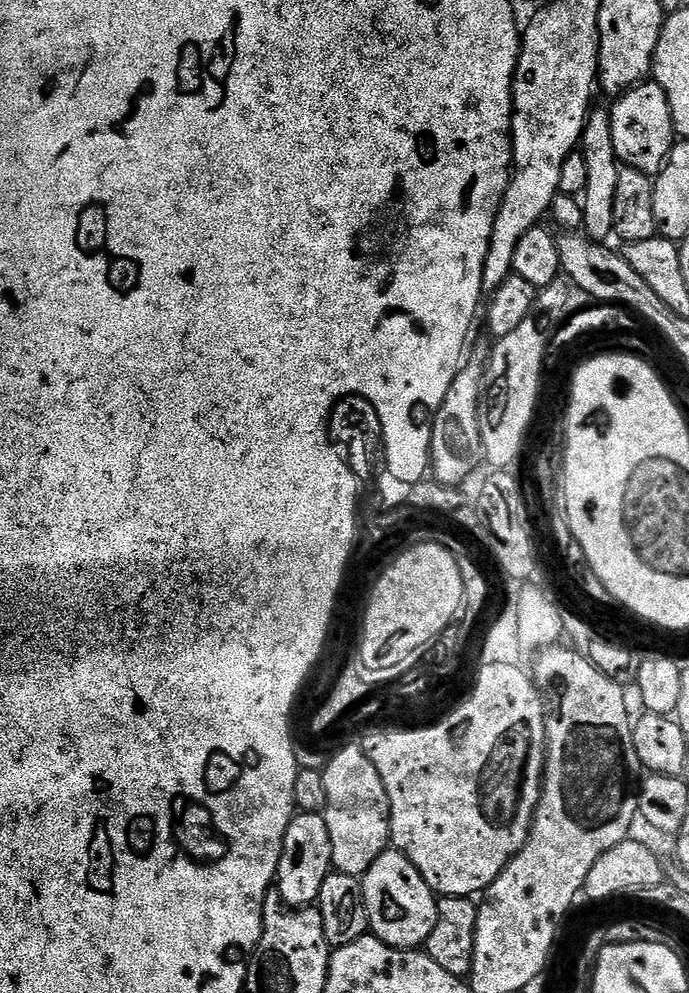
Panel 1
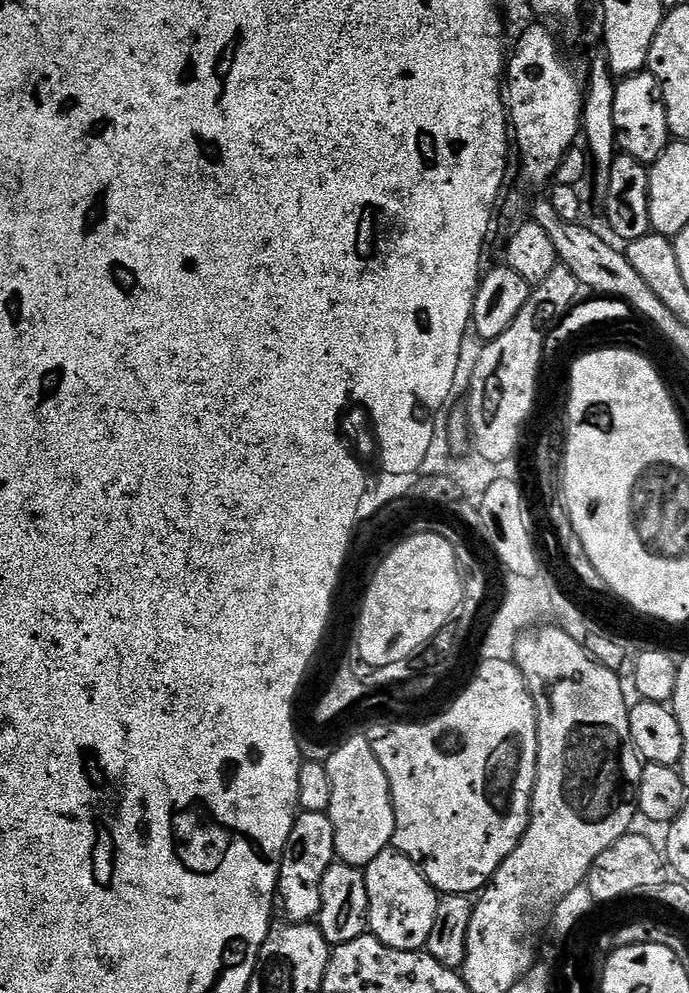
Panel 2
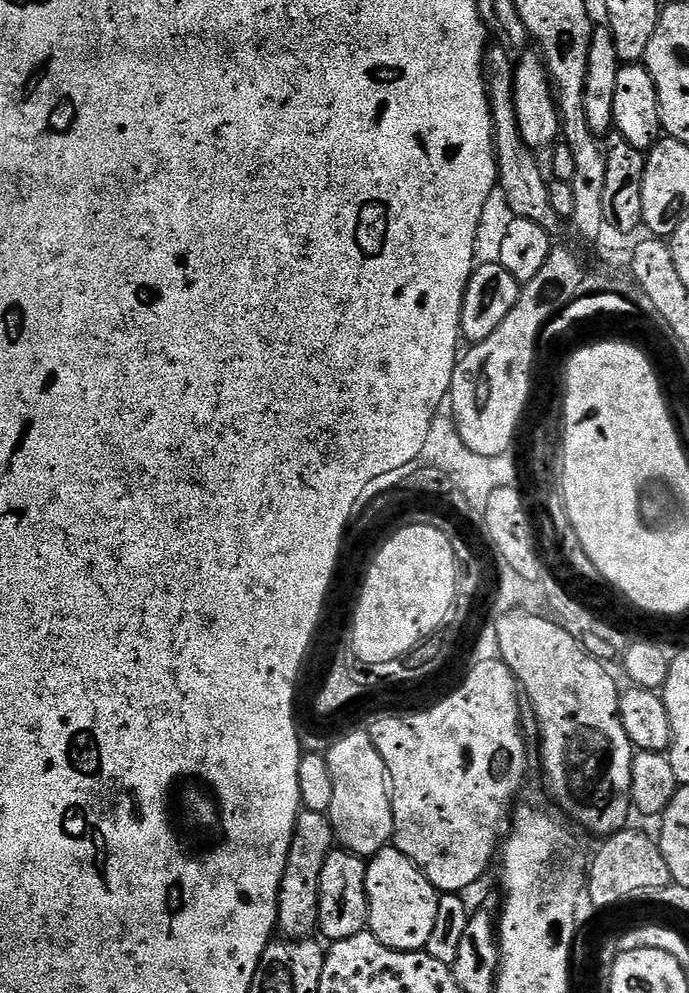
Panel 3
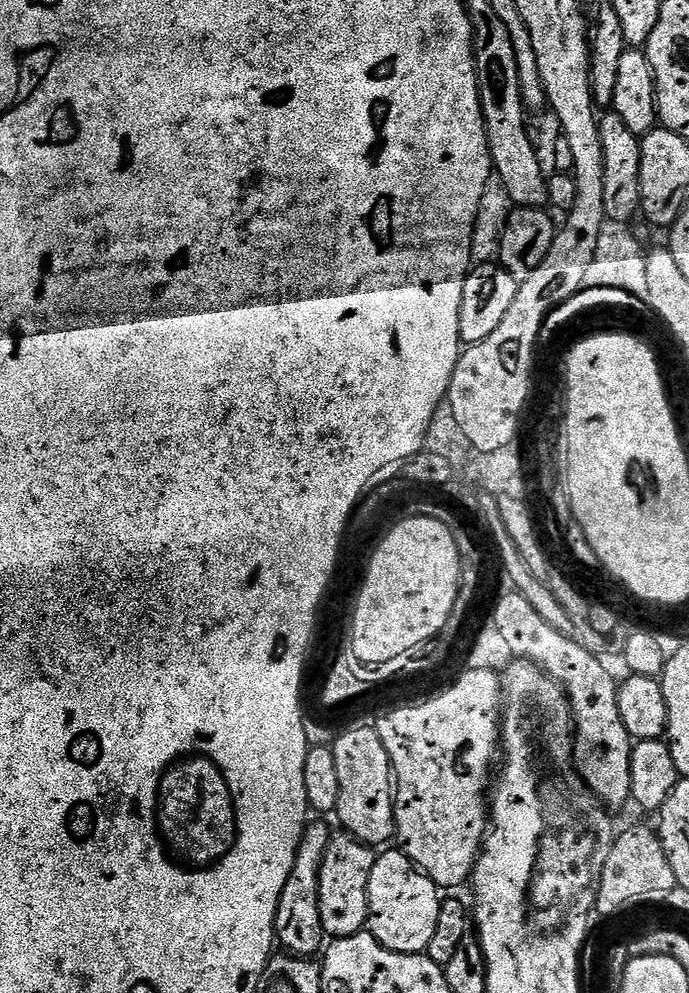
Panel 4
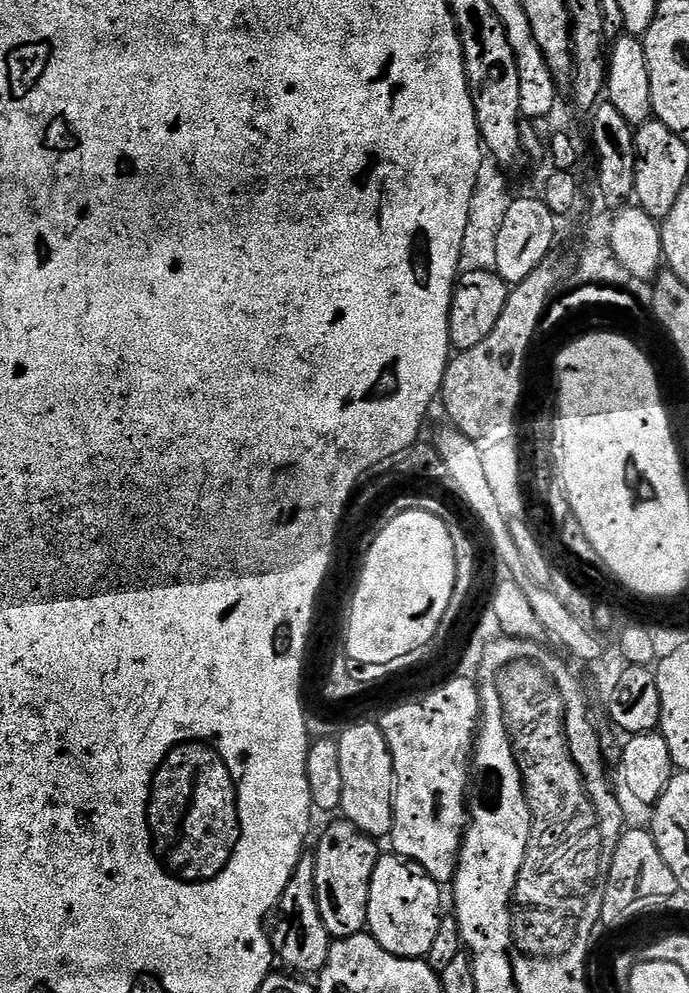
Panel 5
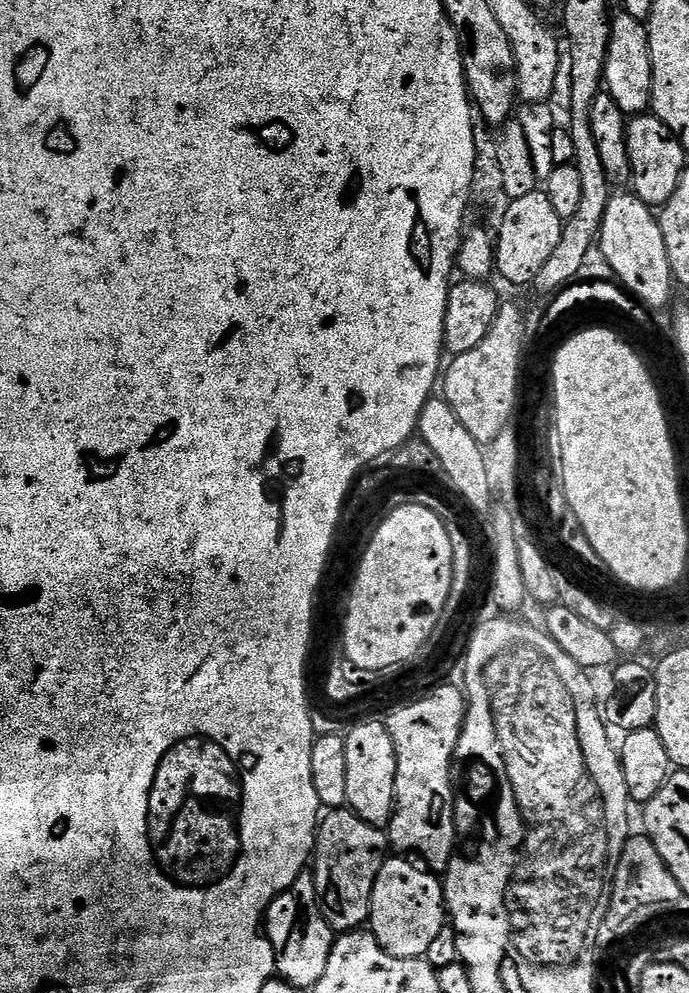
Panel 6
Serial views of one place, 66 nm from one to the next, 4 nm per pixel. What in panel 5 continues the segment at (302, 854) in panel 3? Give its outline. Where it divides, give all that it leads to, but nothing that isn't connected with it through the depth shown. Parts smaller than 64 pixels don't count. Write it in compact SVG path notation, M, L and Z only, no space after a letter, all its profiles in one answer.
M305 854L300 857L298 866L282 894L280 903L274 909L276 925L271 925L270 939L275 959L285 964L285 969L296 974L304 972L319 973L328 963L330 937L322 922L322 914L318 910L316 897L316 858L315 855Z

